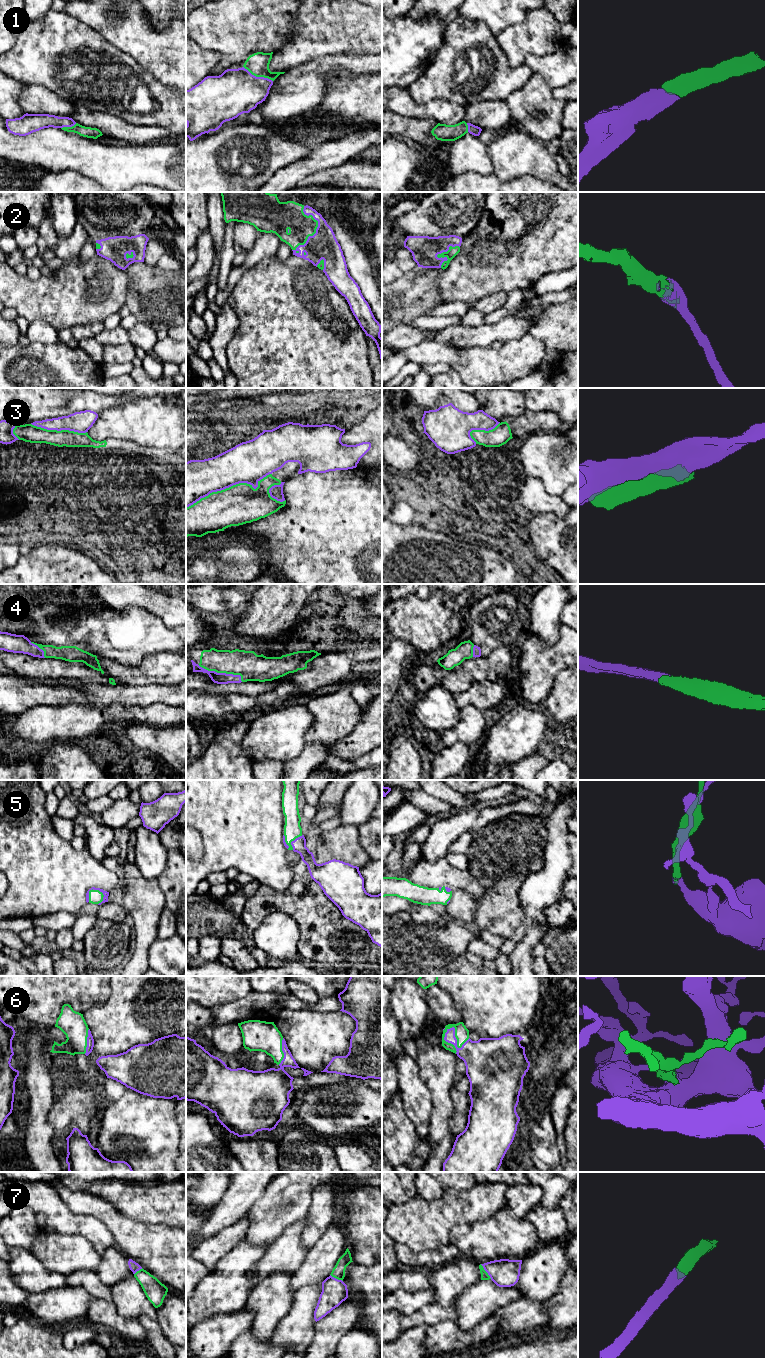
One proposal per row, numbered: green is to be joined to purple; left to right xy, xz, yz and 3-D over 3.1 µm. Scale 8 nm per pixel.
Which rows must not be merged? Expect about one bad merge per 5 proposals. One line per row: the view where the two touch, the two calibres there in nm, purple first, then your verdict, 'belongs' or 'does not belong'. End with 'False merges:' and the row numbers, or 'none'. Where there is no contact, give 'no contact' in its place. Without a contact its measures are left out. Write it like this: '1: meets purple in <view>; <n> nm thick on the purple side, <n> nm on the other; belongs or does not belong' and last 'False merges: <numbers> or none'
1: meets purple in xz; 360 nm thick on the purple side, 180 nm on the other; belongs
2: meets purple in xz; 220 nm thick on the purple side, 220 nm on the other; belongs
3: meets purple in xz; 340 nm thick on the purple side, 320 nm on the other; does not belong
4: meets purple in xz; 100 nm thick on the purple side, 220 nm on the other; belongs
5: meets purple in xy; 50 nm thick on the purple side, 110 nm on the other; belongs
6: meets purple in yz; 240 nm thick on the purple side, 110 nm on the other; belongs
7: meets purple in yz; 220 nm thick on the purple side, 60 nm on the other; belongs
False merges: 3

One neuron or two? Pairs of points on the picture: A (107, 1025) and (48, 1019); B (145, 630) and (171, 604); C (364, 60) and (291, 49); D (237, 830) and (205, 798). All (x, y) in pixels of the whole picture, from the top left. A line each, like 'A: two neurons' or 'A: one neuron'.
A: two neurons
B: two neurons
C: two neurons
D: one neuron

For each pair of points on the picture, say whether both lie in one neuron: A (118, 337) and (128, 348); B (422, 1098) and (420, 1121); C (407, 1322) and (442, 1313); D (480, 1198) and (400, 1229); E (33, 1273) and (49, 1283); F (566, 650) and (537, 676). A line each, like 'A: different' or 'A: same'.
A: different
B: same
C: same
D: same
E: same
F: same

